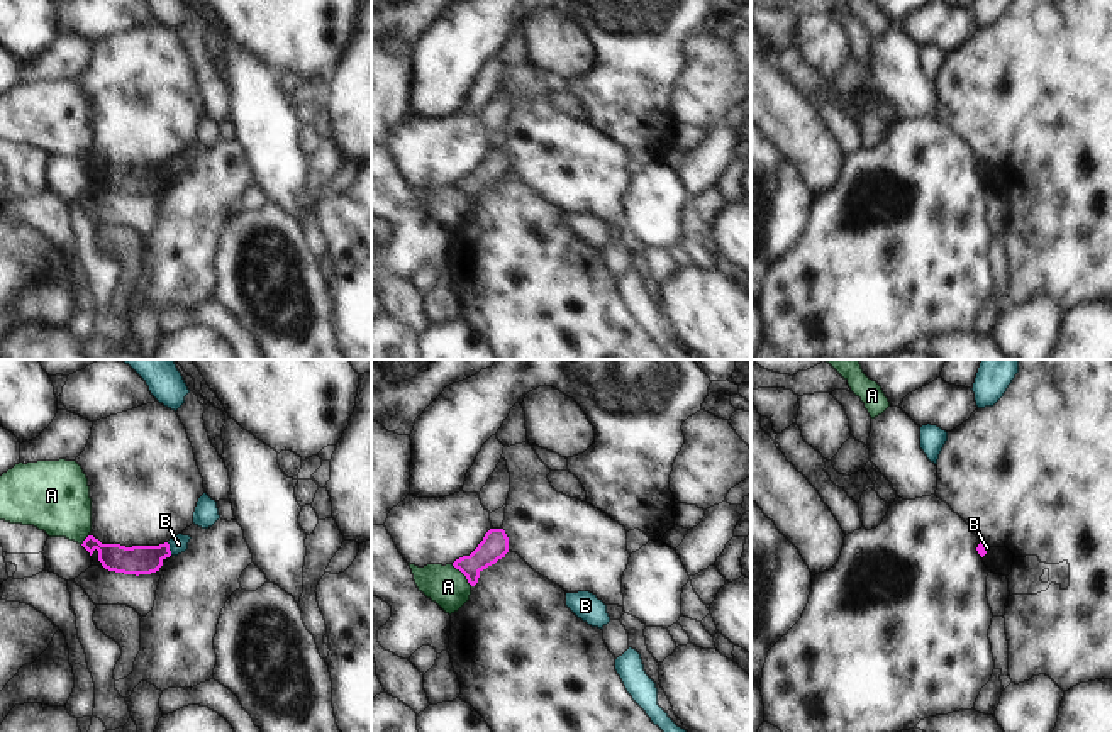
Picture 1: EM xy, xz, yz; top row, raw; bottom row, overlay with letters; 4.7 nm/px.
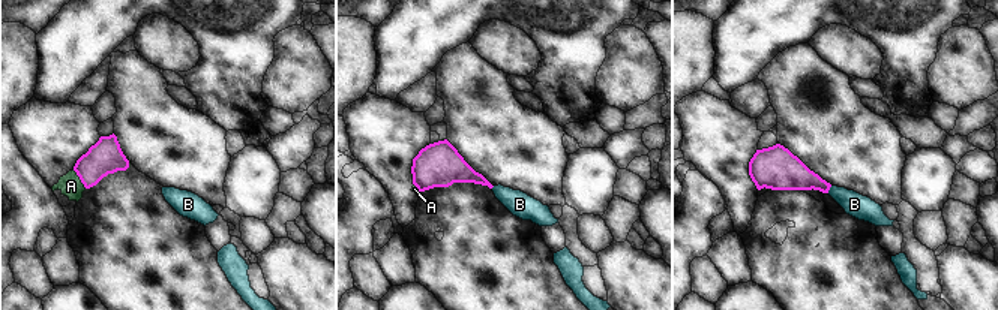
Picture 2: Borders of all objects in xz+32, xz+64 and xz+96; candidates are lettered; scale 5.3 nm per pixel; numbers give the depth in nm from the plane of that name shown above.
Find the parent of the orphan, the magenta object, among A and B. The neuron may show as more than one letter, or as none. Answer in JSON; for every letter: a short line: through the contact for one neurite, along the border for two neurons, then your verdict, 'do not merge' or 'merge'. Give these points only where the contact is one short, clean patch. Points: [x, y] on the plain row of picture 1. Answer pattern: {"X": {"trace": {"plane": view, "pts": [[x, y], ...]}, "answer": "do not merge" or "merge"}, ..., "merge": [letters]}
{"A": {"trace": {"plane": "xz", "pts": [[451, 185], [472, 205]]}, "answer": "do not merge"}, "B": {"trace": {"plane": "xy", "pts": [[139, 180], [148, 180], [168, 170], [178, 165]]}, "answer": "merge"}, "merge": ["B"]}

